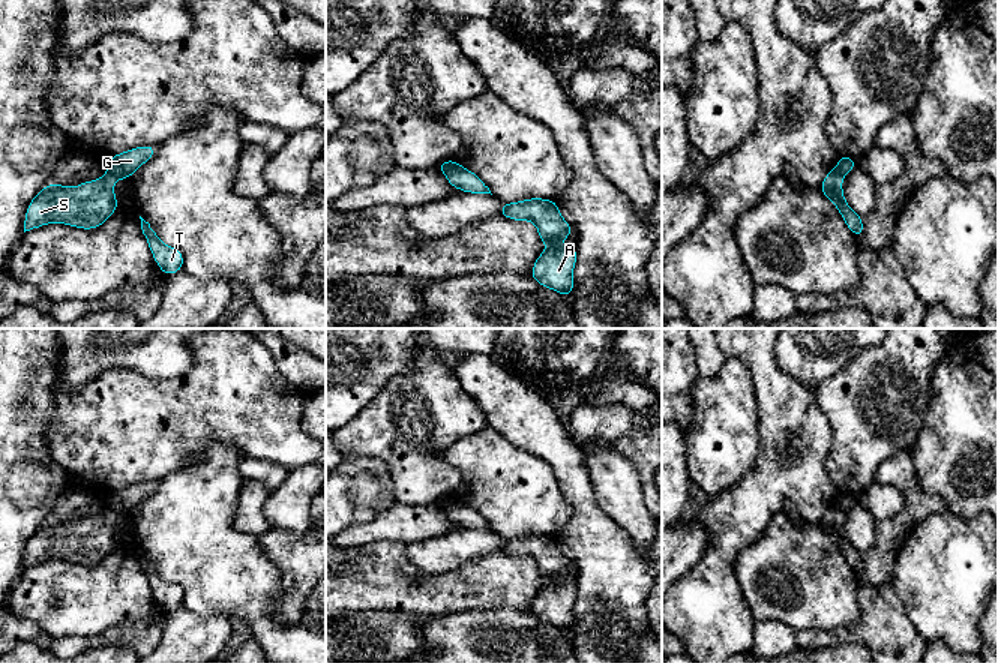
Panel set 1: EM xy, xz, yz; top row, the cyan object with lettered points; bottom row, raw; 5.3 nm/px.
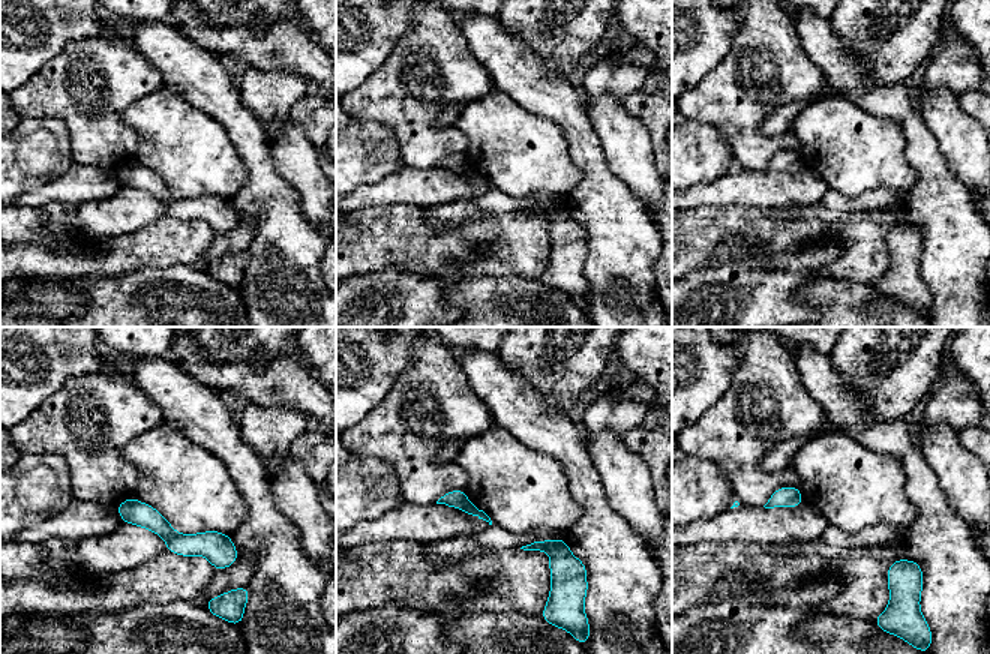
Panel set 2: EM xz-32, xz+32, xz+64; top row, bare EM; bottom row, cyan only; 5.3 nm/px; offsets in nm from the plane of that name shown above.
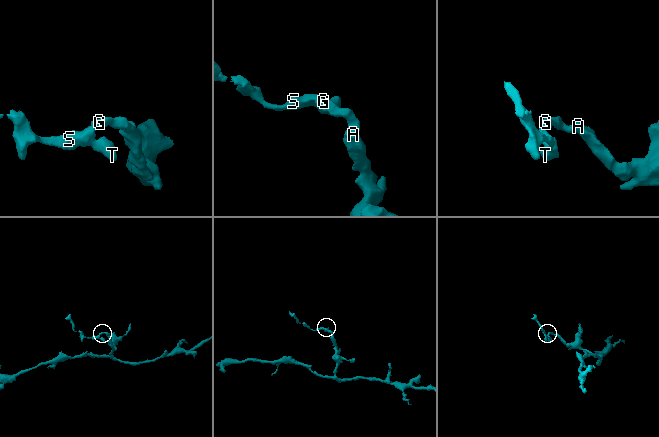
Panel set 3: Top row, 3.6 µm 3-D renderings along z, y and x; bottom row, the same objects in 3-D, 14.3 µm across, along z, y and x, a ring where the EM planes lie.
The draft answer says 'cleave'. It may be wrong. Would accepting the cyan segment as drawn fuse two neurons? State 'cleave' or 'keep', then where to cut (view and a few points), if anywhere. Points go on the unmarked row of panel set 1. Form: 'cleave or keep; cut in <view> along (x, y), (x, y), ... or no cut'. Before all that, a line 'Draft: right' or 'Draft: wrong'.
Draft: right
cleave; cut in xz along (456, 498), (444, 507)

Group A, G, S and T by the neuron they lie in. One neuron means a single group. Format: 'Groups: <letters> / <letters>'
Groups: A G / S T

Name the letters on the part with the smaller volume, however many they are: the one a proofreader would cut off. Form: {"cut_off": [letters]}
{"cut_off": ["S", "T"]}

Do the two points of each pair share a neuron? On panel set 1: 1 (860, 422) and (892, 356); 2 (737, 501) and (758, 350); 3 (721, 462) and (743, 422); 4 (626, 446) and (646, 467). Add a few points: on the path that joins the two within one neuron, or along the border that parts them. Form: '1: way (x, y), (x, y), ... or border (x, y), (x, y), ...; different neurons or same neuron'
1: way (877, 405), (880, 395), (887, 387), (887, 372); same neuron
2: way (772, 464), (772, 387); same neuron
3: way (721, 452), (722, 443), (733, 432); same neuron
4: way (631, 450), (643, 462); same neuron

